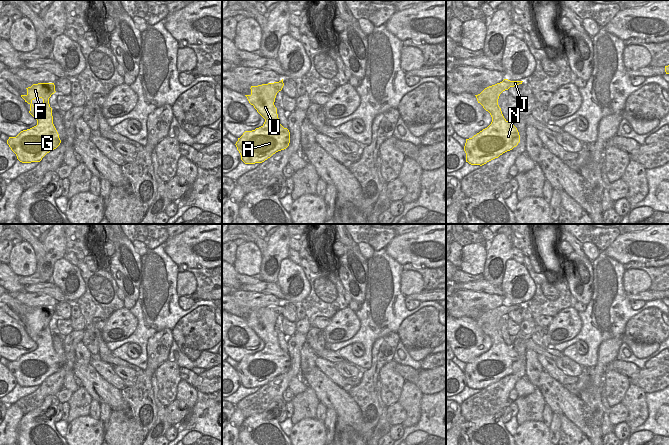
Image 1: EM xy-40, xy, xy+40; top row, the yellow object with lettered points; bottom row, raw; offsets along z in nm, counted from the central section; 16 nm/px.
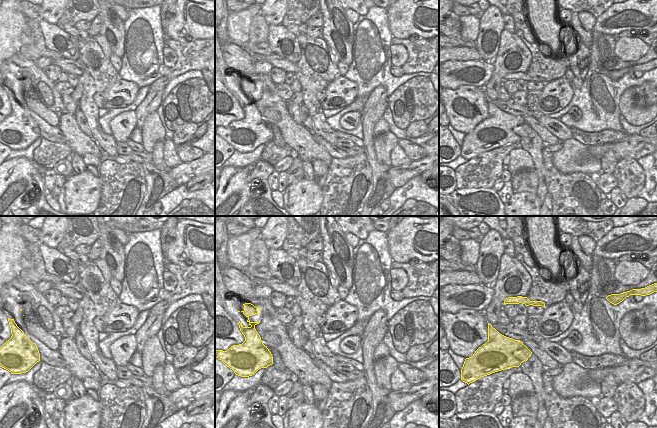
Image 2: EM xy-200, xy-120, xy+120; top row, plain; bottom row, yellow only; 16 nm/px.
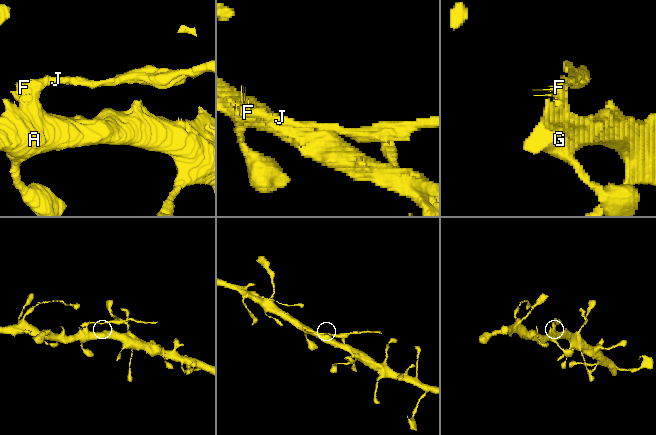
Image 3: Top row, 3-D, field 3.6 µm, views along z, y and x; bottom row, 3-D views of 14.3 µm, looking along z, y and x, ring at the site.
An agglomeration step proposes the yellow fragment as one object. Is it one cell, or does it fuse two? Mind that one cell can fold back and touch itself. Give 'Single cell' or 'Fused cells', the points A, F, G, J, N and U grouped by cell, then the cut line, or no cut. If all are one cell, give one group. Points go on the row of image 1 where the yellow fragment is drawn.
Fused cells. Groups: A F G N U / J. Split along xy+40 (495, 84), (507, 85), (509, 87)

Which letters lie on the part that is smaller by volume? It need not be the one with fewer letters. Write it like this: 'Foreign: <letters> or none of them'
Foreign: J

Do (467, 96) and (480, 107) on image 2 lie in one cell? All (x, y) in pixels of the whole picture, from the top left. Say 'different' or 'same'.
same

